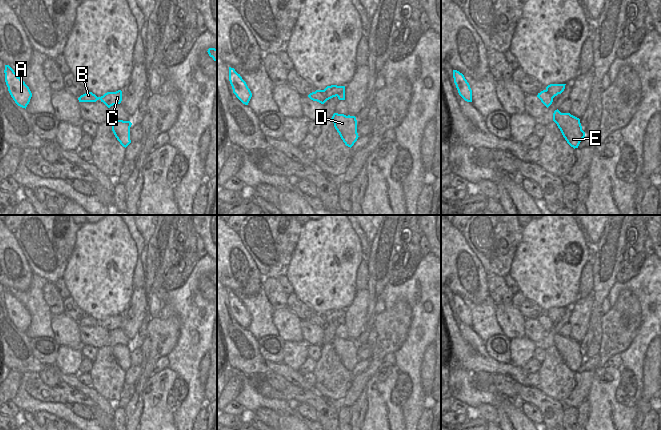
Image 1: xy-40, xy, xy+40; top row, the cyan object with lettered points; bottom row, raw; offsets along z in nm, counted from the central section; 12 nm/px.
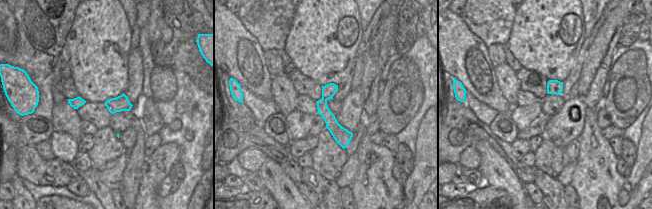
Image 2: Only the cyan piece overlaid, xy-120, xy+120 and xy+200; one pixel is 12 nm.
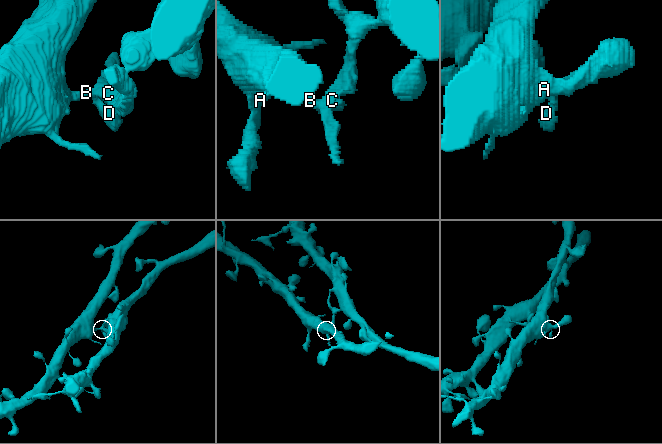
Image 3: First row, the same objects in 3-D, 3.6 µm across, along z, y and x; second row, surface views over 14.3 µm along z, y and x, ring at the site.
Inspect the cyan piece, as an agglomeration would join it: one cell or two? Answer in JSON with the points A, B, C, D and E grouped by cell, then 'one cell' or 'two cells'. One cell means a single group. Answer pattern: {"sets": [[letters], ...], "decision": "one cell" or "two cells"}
{"sets": [["A", "B", "D", "E"], ["C"]], "decision": "two cells"}

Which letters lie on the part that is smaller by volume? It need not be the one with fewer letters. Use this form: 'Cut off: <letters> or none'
Cut off: C

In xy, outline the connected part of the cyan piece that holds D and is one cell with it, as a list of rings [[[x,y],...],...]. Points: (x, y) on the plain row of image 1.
[[[334,337],[331,343],[345,369],[351,372],[359,361],[356,341]]]

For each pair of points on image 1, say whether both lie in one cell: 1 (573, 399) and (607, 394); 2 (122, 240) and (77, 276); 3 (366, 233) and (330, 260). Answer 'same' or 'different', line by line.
1: different
2: same
3: different

